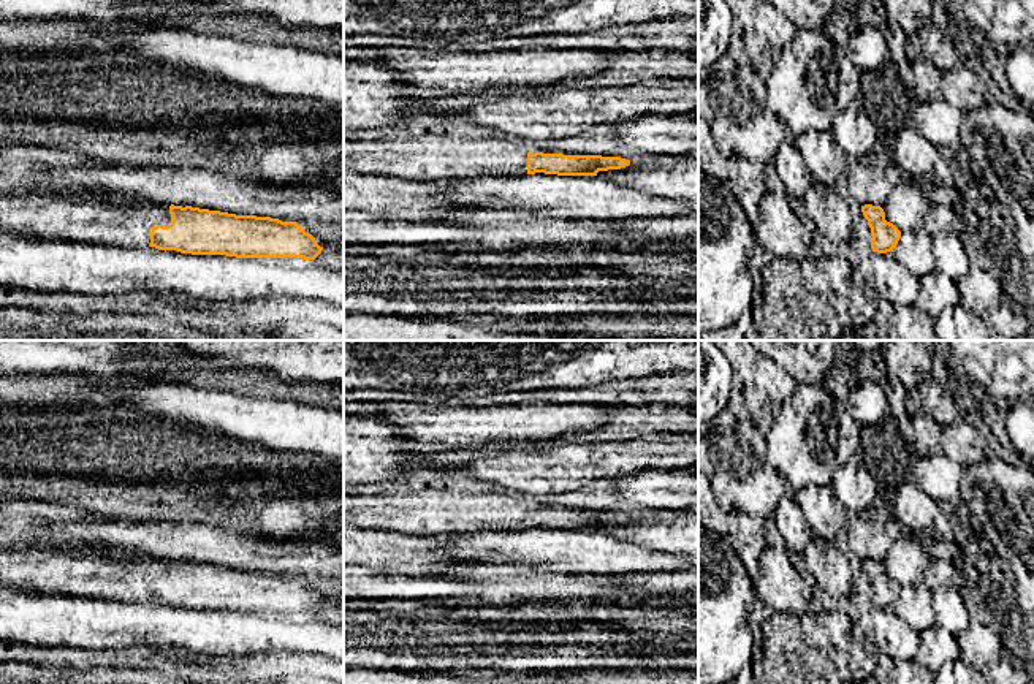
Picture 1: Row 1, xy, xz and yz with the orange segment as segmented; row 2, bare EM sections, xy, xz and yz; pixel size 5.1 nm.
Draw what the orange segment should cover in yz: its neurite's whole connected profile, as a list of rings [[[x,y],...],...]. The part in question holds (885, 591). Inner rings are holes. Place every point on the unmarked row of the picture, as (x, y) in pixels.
[[[865,559],[861,567],[871,583],[871,603],[877,608],[893,606],[896,602],[901,586],[890,576],[885,575],[885,567],[880,560]]]

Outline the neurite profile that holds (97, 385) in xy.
[[[106,367],[89,377],[63,374],[0,374],[0,402],[14,404],[36,401],[40,405],[57,405],[62,402],[117,402],[111,386],[131,382],[136,374],[122,377],[119,367]]]

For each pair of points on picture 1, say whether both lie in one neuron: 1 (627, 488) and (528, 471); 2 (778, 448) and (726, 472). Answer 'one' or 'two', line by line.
1: two
2: two

